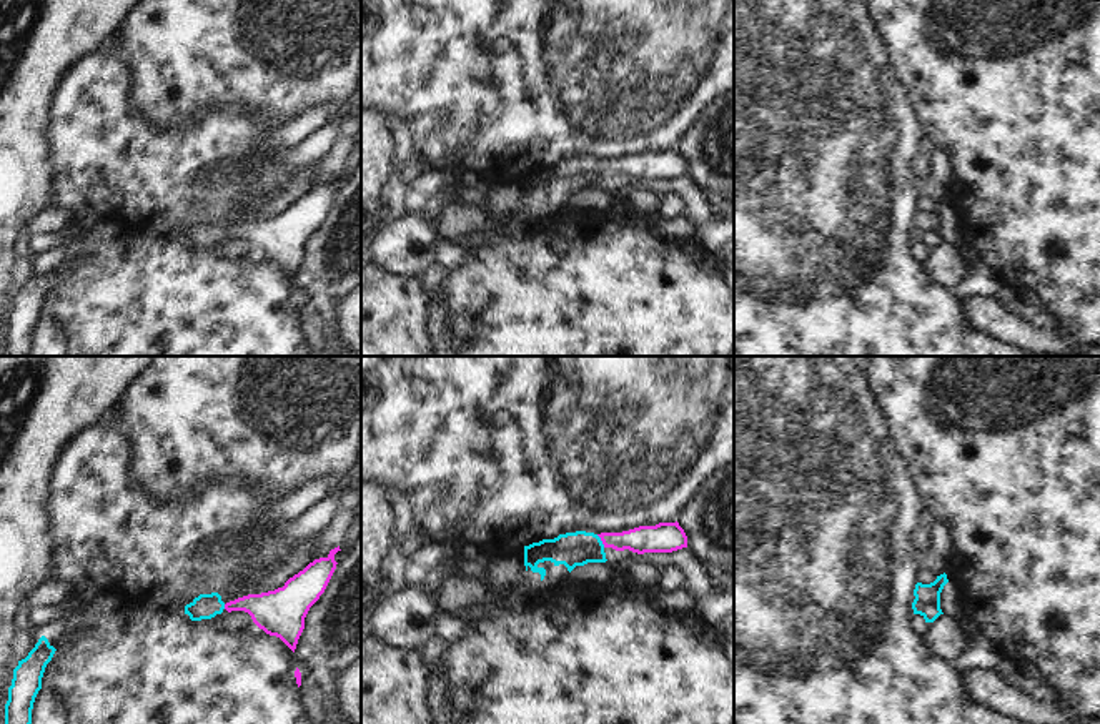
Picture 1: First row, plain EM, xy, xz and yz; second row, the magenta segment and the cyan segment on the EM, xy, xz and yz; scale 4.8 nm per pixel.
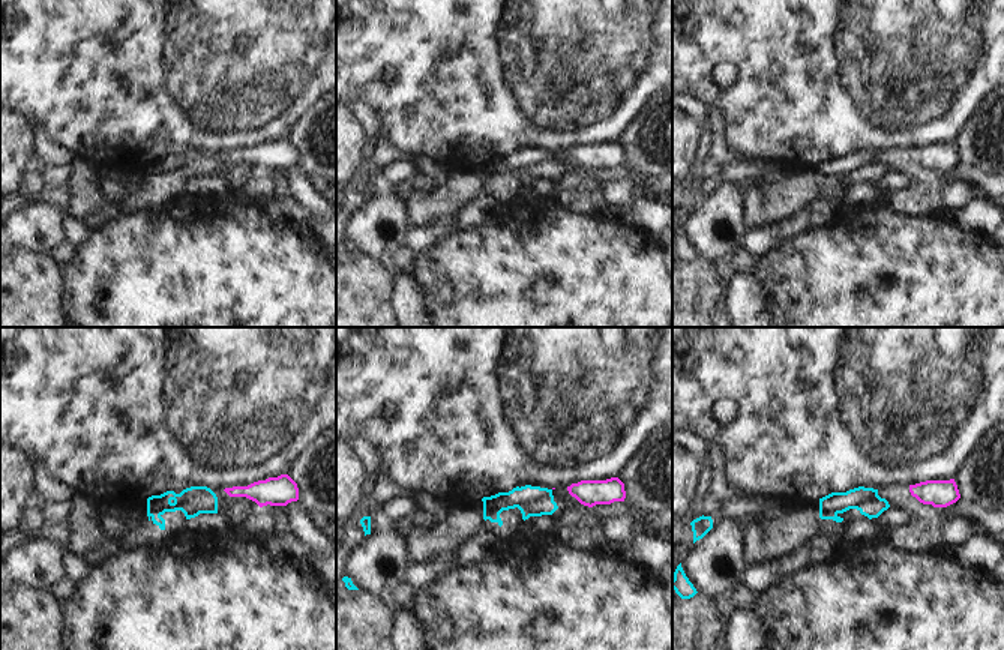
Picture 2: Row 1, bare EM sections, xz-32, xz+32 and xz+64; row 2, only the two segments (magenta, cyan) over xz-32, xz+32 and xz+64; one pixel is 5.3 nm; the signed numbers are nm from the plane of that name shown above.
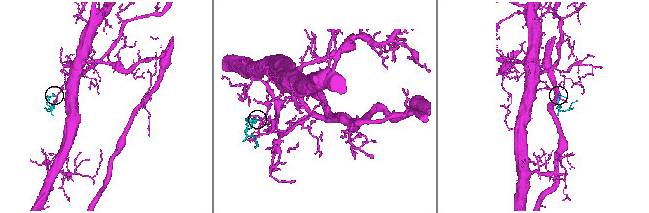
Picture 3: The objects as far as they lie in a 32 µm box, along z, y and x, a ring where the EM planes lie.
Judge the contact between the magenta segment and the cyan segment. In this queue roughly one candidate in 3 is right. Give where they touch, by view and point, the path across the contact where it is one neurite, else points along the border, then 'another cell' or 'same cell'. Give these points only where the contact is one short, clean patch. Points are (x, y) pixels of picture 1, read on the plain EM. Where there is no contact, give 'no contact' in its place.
xz (601, 167) | across xz (641, 167), (601, 167), (589, 175), (579, 175) | same cell

